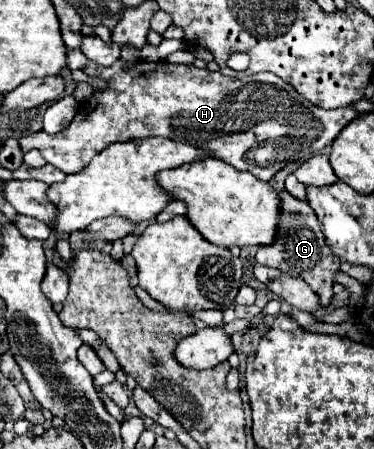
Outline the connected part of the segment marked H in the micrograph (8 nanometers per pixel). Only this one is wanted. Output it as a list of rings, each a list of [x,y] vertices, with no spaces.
[[[117,58],[113,66],[99,66],[95,62],[89,62],[83,72],[89,78],[99,78],[107,86],[93,90],[93,96],[81,104],[79,112],[71,120],[71,124],[61,130],[59,134],[47,134],[39,132],[35,136],[25,136],[19,140],[23,152],[29,152],[31,148],[37,148],[43,158],[61,168],[65,174],[75,174],[83,170],[91,158],[107,148],[113,142],[127,142],[135,138],[149,138],[149,136],[161,136],[171,138],[175,142],[189,142],[193,146],[203,148],[213,158],[219,158],[237,170],[247,170],[255,178],[267,182],[273,174],[277,174],[285,164],[289,162],[303,162],[309,156],[323,150],[327,144],[331,144],[337,134],[357,116],[353,106],[325,110],[303,96],[297,94],[291,84],[283,82],[275,74],[265,74],[265,80],[245,82],[239,78],[223,76],[221,72],[209,72],[207,68],[197,68],[193,64],[171,64],[171,62],[145,62],[139,60],[135,64],[125,62],[123,58]]]

